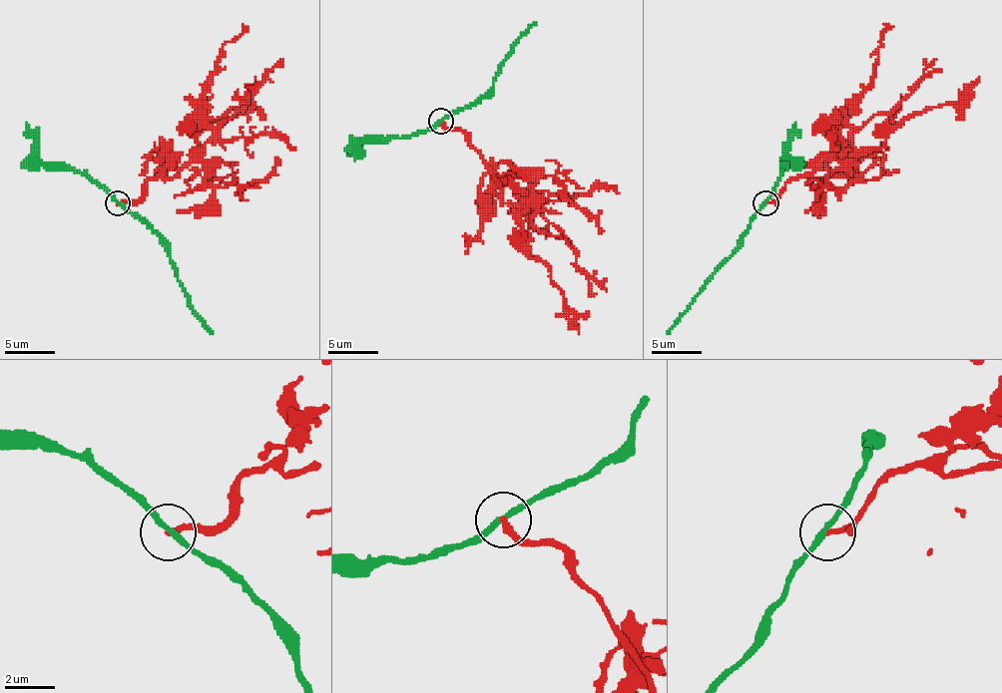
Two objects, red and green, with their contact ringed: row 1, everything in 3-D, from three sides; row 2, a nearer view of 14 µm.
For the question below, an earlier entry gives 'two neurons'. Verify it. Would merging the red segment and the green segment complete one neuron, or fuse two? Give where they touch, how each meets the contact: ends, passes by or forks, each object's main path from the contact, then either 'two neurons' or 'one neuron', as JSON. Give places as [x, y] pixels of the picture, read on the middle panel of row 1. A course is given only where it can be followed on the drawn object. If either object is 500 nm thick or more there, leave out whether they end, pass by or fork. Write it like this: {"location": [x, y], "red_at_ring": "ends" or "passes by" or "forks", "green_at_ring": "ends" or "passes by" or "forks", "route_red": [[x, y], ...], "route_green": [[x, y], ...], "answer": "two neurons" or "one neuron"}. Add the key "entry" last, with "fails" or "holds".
{"location": [441, 121], "red_at_ring": "ends", "green_at_ring": "passes by", "route_red": [[440, 120], [480, 156], [505, 203], [536, 205], [526, 198], [526, 218], [571, 248]], "route_green": [[440, 120], [490, 88], [513, 45], [536, 22]], "answer": "two neurons", "entry": "holds"}

